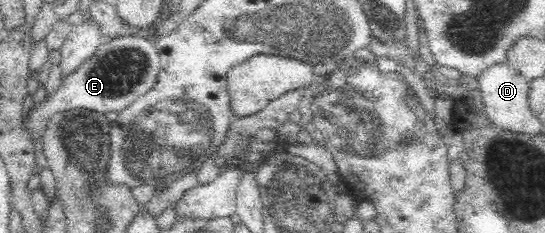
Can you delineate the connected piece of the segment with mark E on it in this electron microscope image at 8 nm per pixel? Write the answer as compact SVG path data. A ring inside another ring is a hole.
M130 37L103 40L92 58L88 58L74 74L66 76L50 98L30 110L28 120L23 121L24 127L28 128L34 140L43 134L52 113L78 109L105 115L108 112L128 110L132 104L156 87L159 72L159 52L154 43Z

